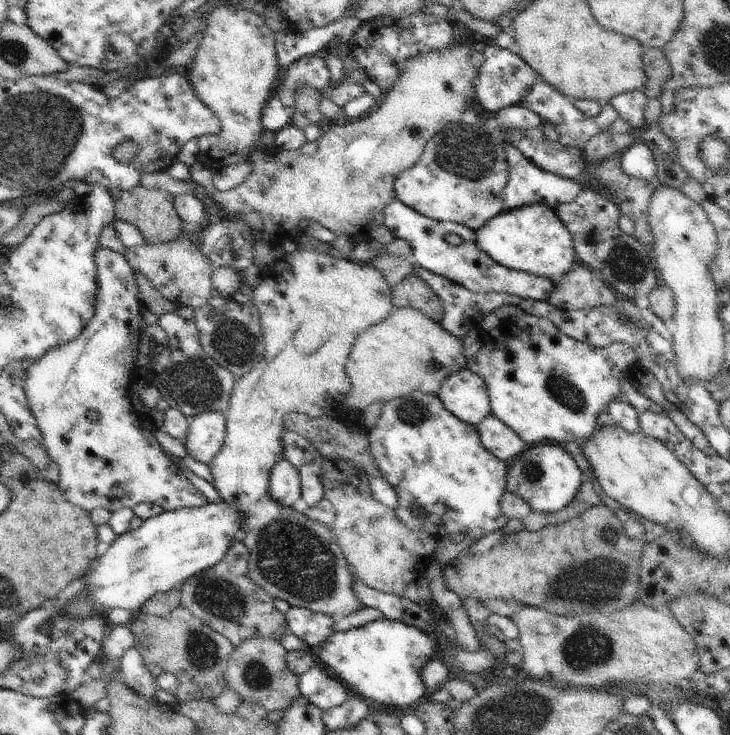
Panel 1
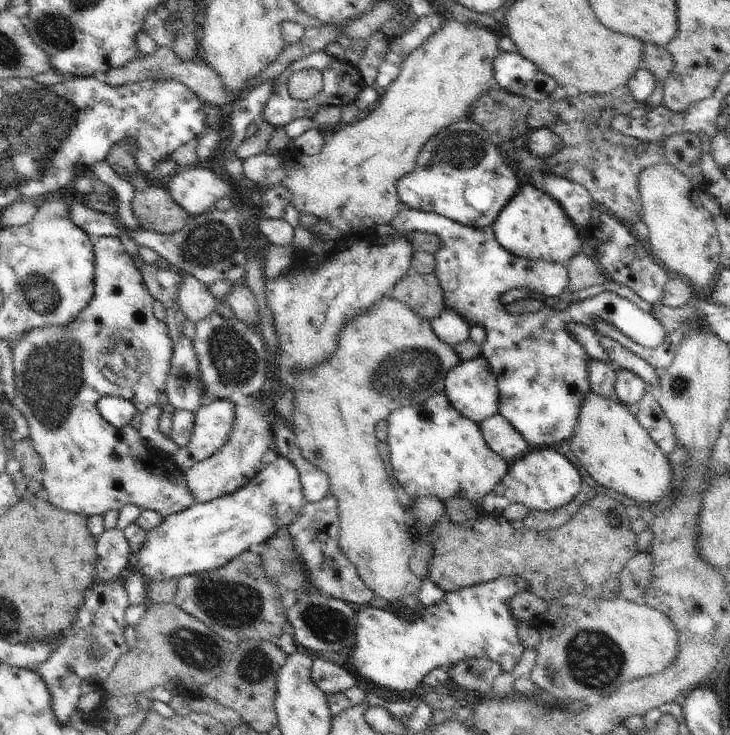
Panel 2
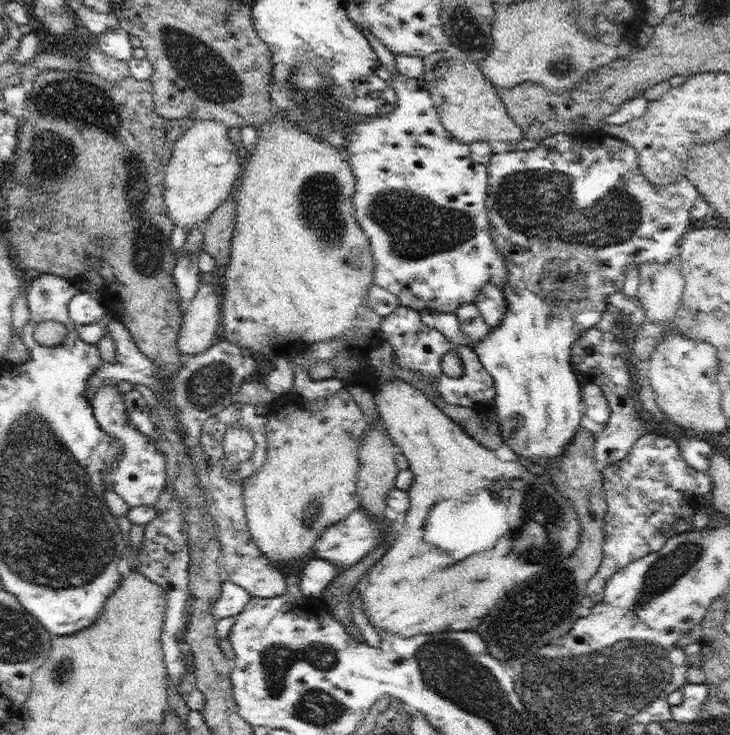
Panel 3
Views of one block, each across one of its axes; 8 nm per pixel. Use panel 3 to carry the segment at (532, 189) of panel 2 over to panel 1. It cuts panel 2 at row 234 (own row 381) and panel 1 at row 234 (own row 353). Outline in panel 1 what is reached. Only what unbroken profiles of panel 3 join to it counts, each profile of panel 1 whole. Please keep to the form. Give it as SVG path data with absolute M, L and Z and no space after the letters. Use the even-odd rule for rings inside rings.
M544 204L522 206L496 214L476 231L476 246L498 264L518 272L550 278L556 285L578 262L573 236L555 210Z

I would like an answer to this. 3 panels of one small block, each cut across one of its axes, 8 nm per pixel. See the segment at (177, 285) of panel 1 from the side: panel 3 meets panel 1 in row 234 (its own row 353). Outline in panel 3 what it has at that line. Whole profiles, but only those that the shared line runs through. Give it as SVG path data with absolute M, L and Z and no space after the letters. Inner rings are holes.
M202 276L200 287L183 315L178 350L185 356L207 351L220 337L222 287L211 276Z

